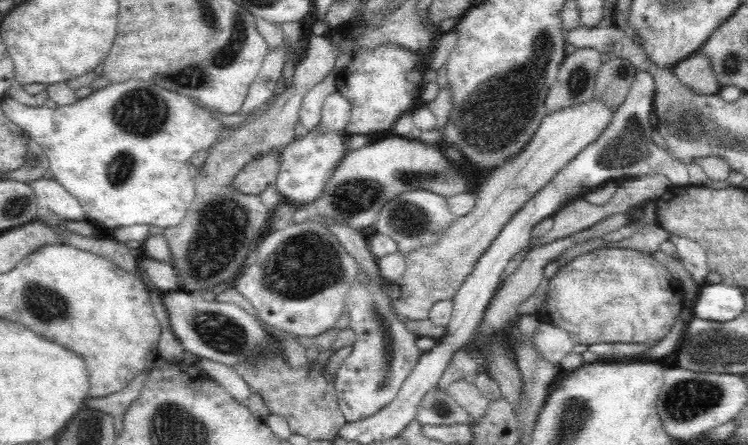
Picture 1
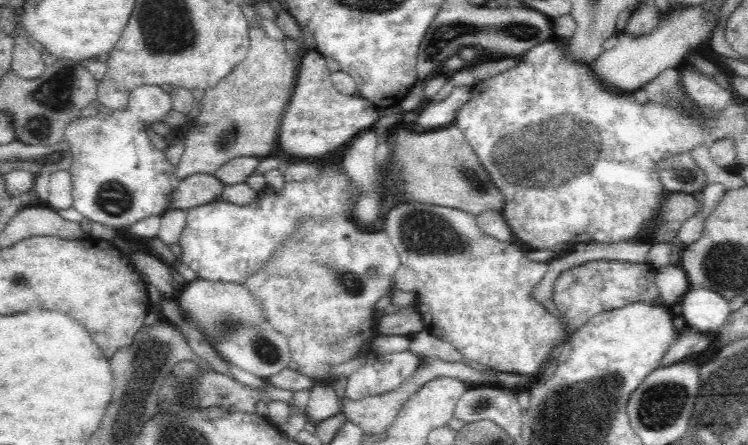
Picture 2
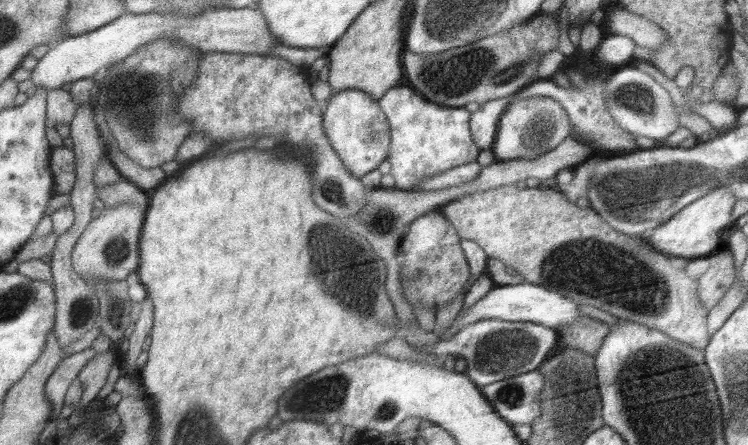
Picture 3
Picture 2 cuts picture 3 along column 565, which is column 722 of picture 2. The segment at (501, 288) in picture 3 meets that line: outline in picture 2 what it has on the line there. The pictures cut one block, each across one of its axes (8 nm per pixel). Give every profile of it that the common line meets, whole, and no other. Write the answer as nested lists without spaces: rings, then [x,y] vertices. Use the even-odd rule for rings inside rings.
[[[689,288],[680,303],[686,326],[700,332],[717,332],[731,314],[729,302],[707,288]]]

